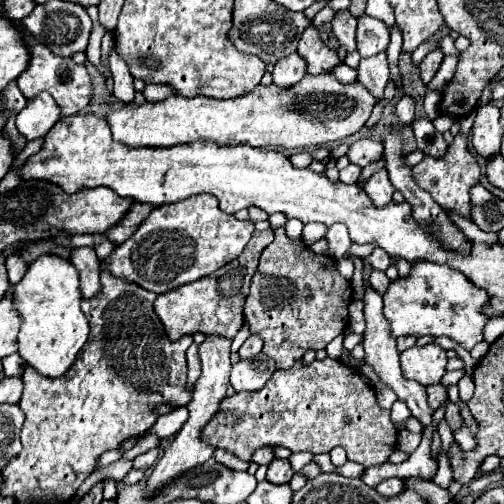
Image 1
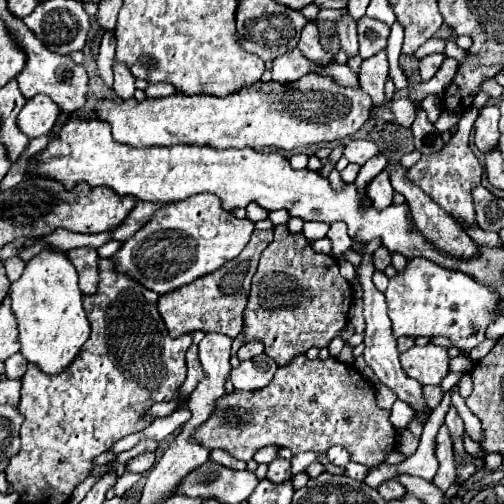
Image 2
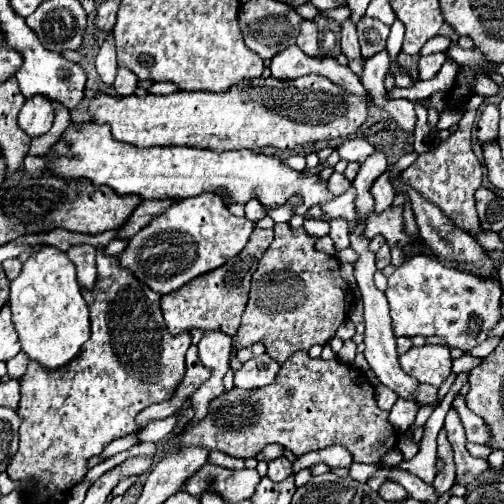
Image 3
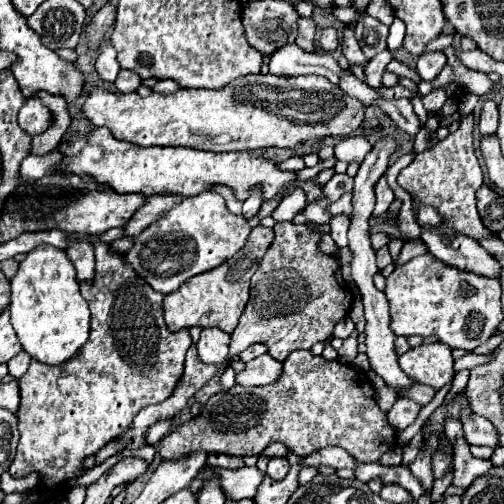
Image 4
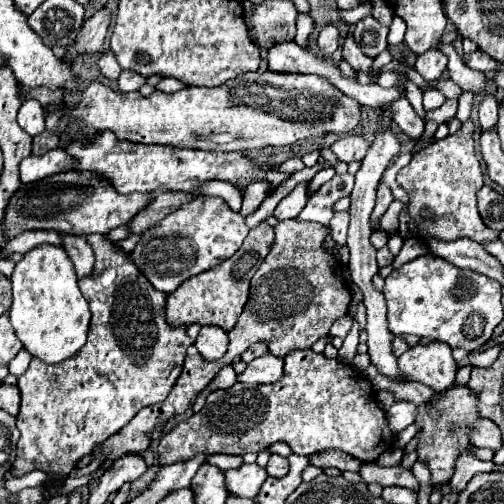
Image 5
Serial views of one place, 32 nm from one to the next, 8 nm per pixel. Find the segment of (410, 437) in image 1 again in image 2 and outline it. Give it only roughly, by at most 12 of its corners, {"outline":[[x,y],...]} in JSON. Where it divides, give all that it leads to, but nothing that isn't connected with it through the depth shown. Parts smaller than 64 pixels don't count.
{"outline":[[408,429],[399,434],[397,449],[406,457],[415,453],[419,439]]}

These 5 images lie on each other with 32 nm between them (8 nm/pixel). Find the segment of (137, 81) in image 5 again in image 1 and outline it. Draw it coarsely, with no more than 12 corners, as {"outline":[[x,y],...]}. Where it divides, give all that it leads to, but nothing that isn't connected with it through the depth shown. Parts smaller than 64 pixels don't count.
{"outline":[[110,56],[114,96],[134,100],[134,78],[124,60]]}

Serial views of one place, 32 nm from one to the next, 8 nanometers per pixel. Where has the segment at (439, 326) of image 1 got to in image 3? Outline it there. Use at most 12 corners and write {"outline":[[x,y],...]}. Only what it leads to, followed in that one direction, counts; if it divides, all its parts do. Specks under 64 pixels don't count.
{"outline":[[412,256],[388,278],[396,336],[470,352],[500,282]]}

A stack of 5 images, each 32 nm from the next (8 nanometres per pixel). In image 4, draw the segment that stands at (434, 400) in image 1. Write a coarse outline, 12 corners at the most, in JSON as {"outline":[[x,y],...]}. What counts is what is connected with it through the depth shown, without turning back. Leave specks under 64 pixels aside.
{"outline":[[414,382],[410,388],[396,390],[398,398],[414,400],[424,406],[436,390]]}

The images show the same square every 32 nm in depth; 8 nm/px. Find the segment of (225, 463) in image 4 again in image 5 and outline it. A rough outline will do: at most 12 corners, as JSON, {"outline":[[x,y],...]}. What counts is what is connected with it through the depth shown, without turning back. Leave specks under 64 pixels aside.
{"outline":[[216,454],[206,458],[220,470],[240,468],[242,456]]}

